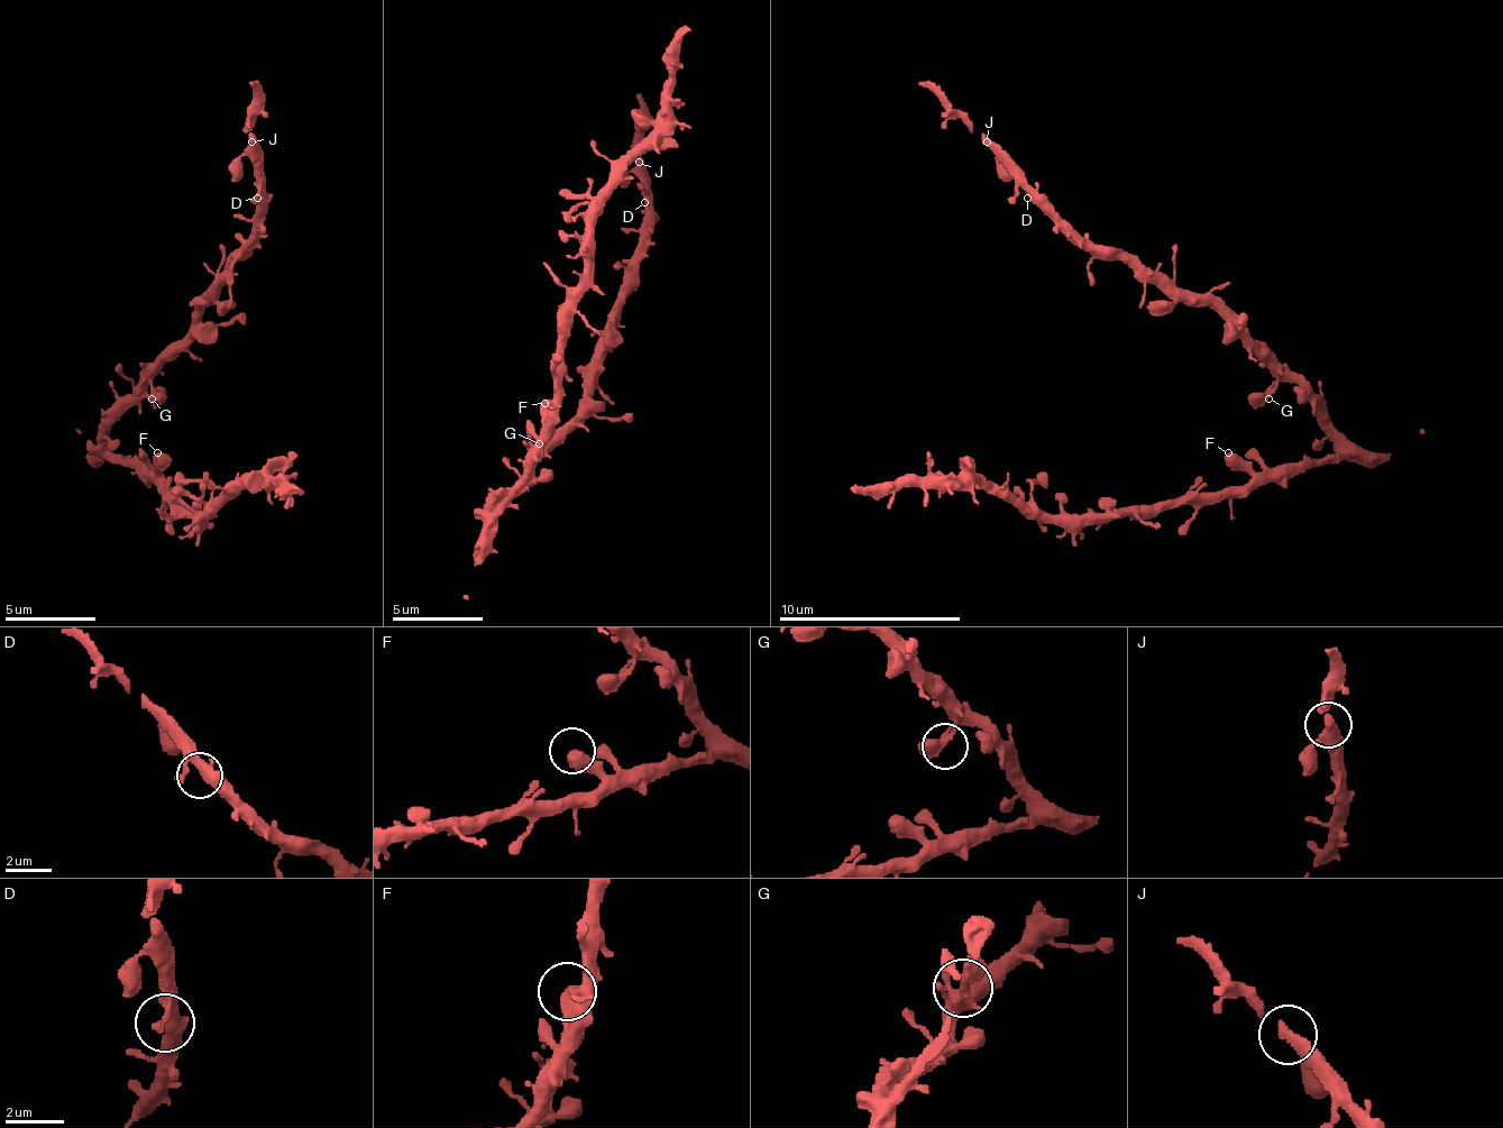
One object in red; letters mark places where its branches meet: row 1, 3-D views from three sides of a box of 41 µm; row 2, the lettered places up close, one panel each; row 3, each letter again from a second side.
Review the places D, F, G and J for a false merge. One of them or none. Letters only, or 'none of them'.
none of them

